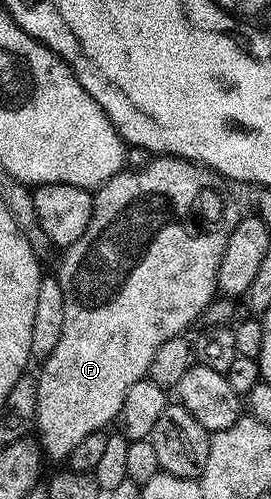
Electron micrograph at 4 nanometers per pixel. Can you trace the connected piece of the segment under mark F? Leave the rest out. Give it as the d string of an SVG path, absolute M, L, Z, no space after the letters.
M161 155L150 161L153 162L138 173L116 173L112 179L98 188L101 190L93 193L91 223L87 231L83 231L83 235L79 235L79 239L75 239L75 243L64 250L65 258L61 261L61 270L56 270L55 276L59 287L63 287L63 335L59 335L55 351L51 351L51 355L44 358L42 365L45 366L37 377L35 437L39 442L40 452L48 460L50 457L53 461L68 462L71 451L75 451L75 447L79 447L79 443L83 443L87 435L102 432L106 428L104 425L112 426L123 407L123 399L127 399L127 391L131 391L135 383L148 378L151 359L155 359L155 351L159 351L159 347L163 347L167 339L182 336L186 332L184 329L208 307L209 300L217 293L219 259L223 259L227 239L239 220L237 205L233 202L232 195L225 190L226 182L212 169L206 169L204 165L195 165L191 161L183 161L179 157Z

